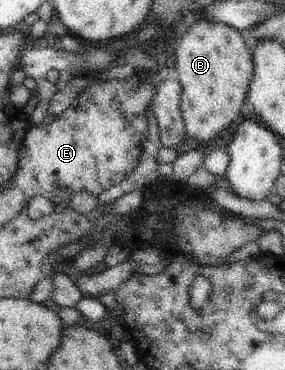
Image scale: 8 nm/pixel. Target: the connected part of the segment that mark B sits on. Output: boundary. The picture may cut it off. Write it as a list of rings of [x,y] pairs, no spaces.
[[[198,17],[192,26],[184,32],[176,46],[176,70],[182,85],[181,109],[185,122],[186,137],[198,142],[215,139],[219,132],[228,128],[232,122],[240,122],[240,107],[246,100],[251,80],[253,79],[253,50],[246,44],[243,33],[223,22],[216,22],[206,17]]]

